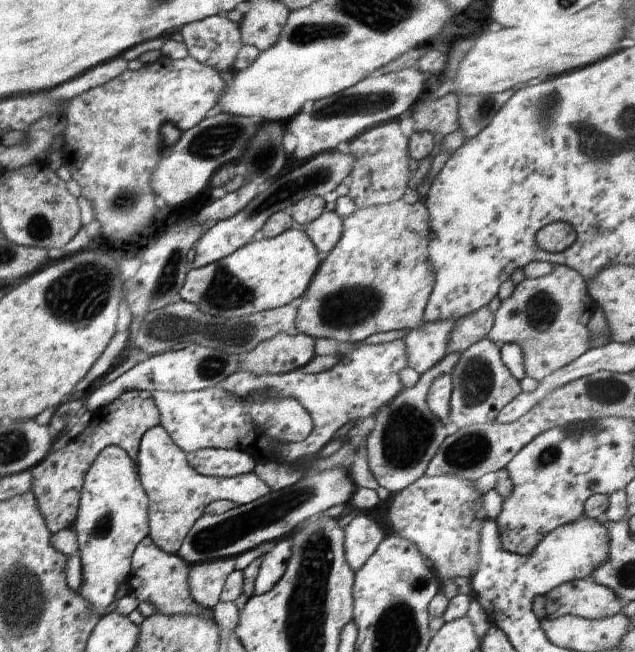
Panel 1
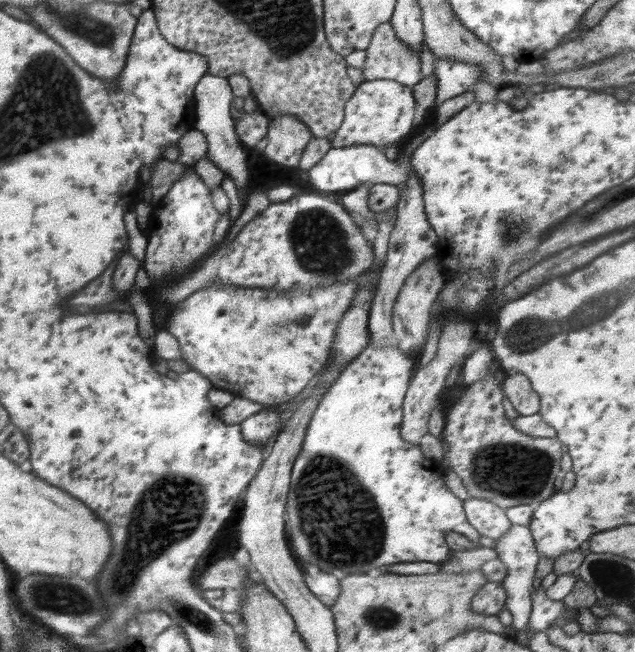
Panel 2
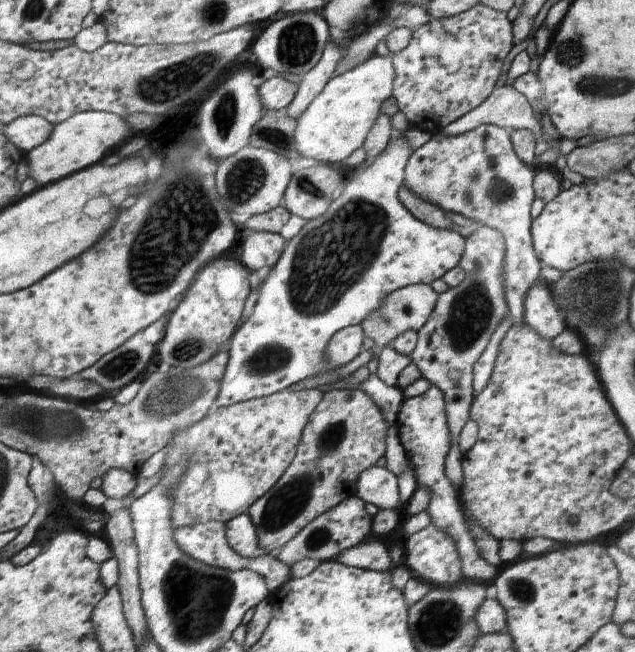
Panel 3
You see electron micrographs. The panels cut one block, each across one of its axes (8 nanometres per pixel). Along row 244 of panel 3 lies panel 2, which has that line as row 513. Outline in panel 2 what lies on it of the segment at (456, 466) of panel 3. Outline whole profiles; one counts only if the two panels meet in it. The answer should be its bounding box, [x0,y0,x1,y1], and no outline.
[463,496,514,540]

